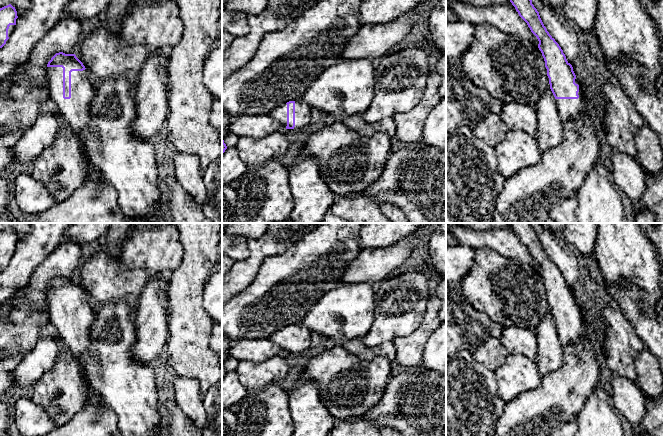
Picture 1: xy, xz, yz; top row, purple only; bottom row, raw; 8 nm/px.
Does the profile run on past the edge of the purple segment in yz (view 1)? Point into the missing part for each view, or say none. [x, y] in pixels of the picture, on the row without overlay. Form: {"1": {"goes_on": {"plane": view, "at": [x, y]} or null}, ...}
{"1": {"goes_on": {"plane": "yz", "at": [568, 333]}}}

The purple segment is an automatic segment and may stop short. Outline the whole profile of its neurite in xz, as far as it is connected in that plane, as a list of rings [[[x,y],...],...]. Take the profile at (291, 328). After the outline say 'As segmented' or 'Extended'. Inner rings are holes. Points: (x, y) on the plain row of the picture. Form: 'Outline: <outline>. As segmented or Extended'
Outline: [[[289,325],[275,332],[269,339],[286,353],[299,354],[311,347],[311,330],[304,325]]]. Extended

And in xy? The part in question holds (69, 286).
Outline: [[[59,276],[47,288],[47,302],[50,322],[57,328],[59,336],[74,357],[82,355],[89,348],[89,333],[94,320],[87,293],[75,278]]]. Extended

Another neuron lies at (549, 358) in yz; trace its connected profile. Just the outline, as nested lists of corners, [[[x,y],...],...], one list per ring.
[[[548,313],[535,331],[537,355],[535,362],[542,377],[557,370],[563,363],[563,346],[559,341],[556,323]]]

